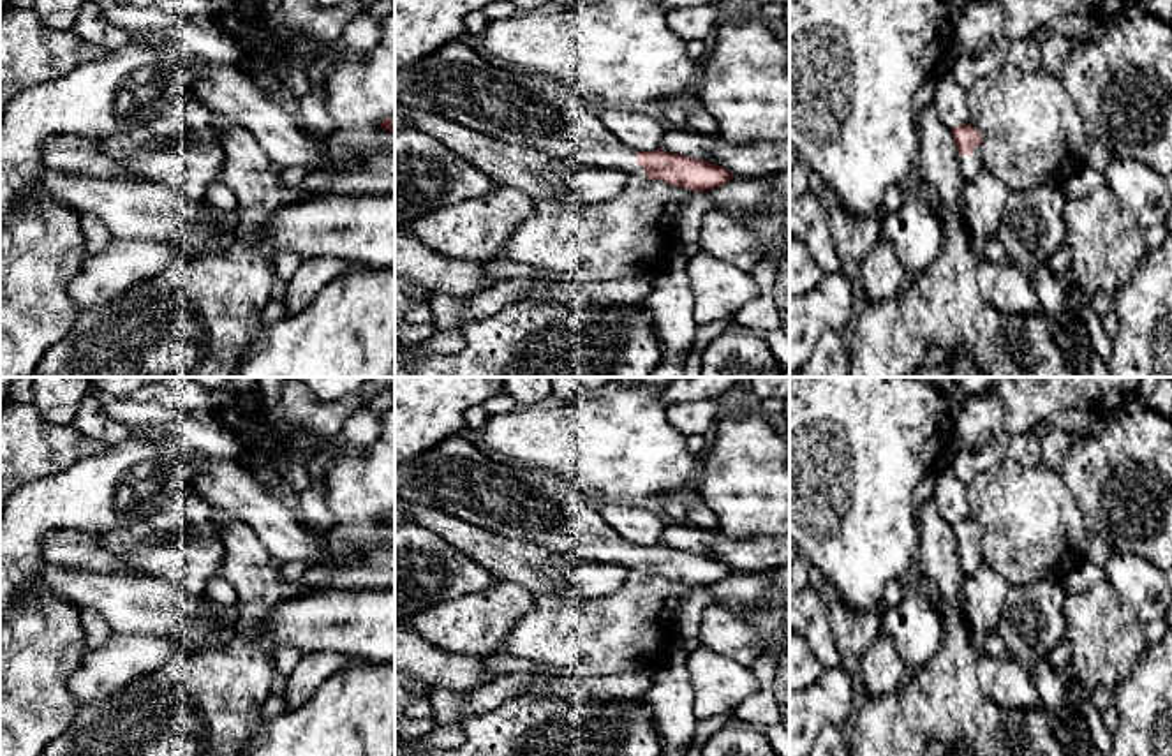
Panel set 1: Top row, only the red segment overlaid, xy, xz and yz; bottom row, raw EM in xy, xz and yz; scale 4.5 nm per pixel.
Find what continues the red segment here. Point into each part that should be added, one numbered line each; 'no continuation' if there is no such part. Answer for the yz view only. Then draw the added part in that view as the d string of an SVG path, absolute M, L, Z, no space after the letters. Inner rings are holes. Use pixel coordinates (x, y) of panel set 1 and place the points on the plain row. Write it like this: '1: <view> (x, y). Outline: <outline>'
1: yz (970, 561). Outline: M982 539L973 543L973 548L959 550L959 564L966 576L973 574L982 566Z

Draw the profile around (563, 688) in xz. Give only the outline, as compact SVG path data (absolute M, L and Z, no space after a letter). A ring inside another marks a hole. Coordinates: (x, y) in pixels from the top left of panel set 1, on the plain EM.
M557 678L557 680L536 680L525 686L518 694L536 696L536 698L559 698L559 700L587 700L594 698L590 693L583 691L576 678Z

